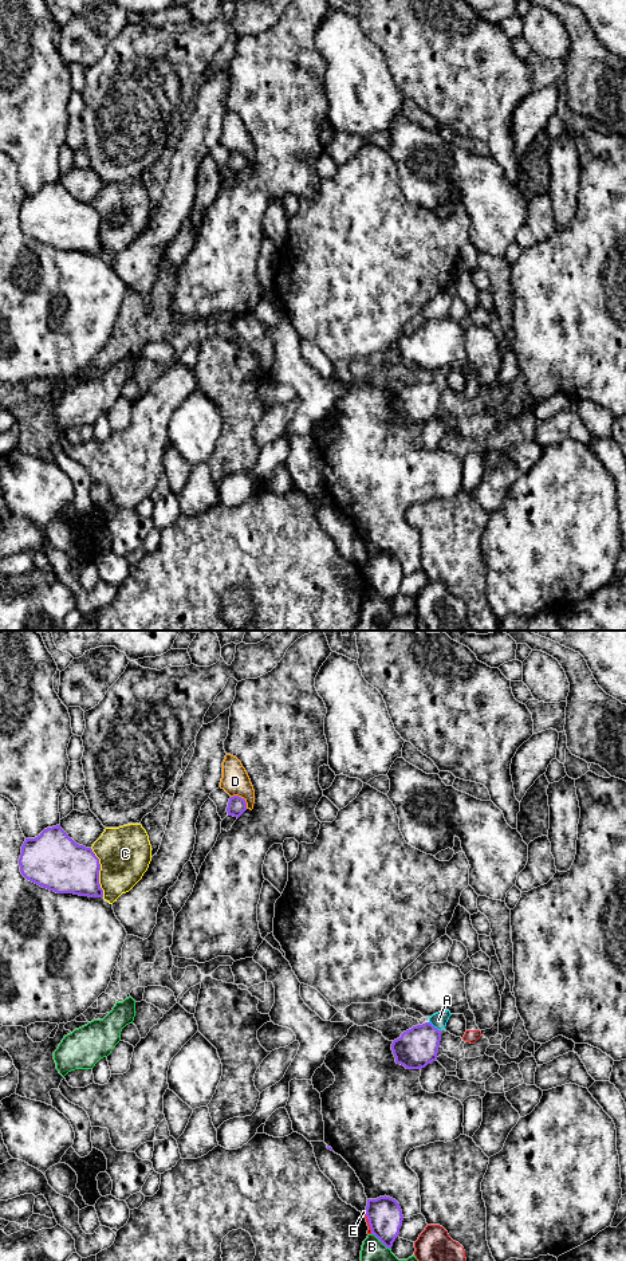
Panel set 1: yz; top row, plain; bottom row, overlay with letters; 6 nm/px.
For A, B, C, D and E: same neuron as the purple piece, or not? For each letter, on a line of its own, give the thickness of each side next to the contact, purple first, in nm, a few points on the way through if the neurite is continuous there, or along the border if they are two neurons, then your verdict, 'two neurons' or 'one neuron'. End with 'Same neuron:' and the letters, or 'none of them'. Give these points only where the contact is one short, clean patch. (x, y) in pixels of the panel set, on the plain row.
A: 240/90 nm | across yz (416, 404), (433, 382), (439, 376) | one neuron
B: 220/280 nm | two neurons
C: 320/320 nm | two neurons
D: 110/170 nm | along yz (231, 152), (239, 152), (247, 162) | two neurons
E: 220/30 nm | two neurons
Same neuron: A

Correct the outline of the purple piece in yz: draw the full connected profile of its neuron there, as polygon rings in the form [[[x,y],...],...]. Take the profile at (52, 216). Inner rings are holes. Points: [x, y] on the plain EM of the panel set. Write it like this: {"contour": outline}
{"contour": [[[60,181],[44,185],[35,195],[25,195],[19,215],[21,231],[56,250],[74,250],[88,254],[103,254],[99,240],[99,215],[91,204],[76,200]]]}

